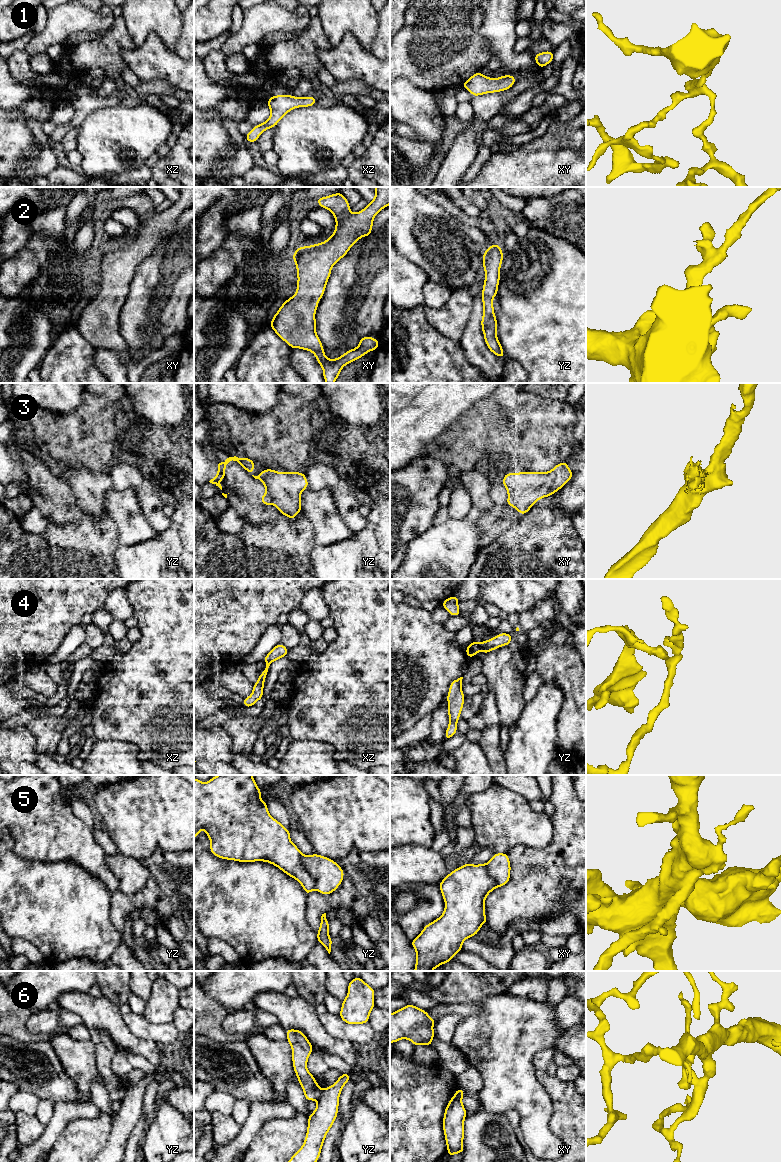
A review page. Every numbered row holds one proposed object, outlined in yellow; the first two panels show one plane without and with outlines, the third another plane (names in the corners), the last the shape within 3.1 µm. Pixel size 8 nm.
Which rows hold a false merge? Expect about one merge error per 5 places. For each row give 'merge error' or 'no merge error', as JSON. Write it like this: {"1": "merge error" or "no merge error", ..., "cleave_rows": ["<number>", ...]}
{"1": "no merge error", "2": "no merge error", "3": "no merge error", "4": "no merge error", "5": "merge error", "6": "no merge error", "cleave_rows": ["5"]}

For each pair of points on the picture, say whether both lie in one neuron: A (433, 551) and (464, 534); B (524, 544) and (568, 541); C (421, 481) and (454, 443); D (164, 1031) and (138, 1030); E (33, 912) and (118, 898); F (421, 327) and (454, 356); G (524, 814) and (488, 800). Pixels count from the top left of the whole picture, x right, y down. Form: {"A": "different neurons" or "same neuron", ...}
{"A": "same neuron", "B": "same neuron", "C": "different neurons", "D": "same neuron", "E": "different neurons", "F": "same neuron", "G": "same neuron"}

